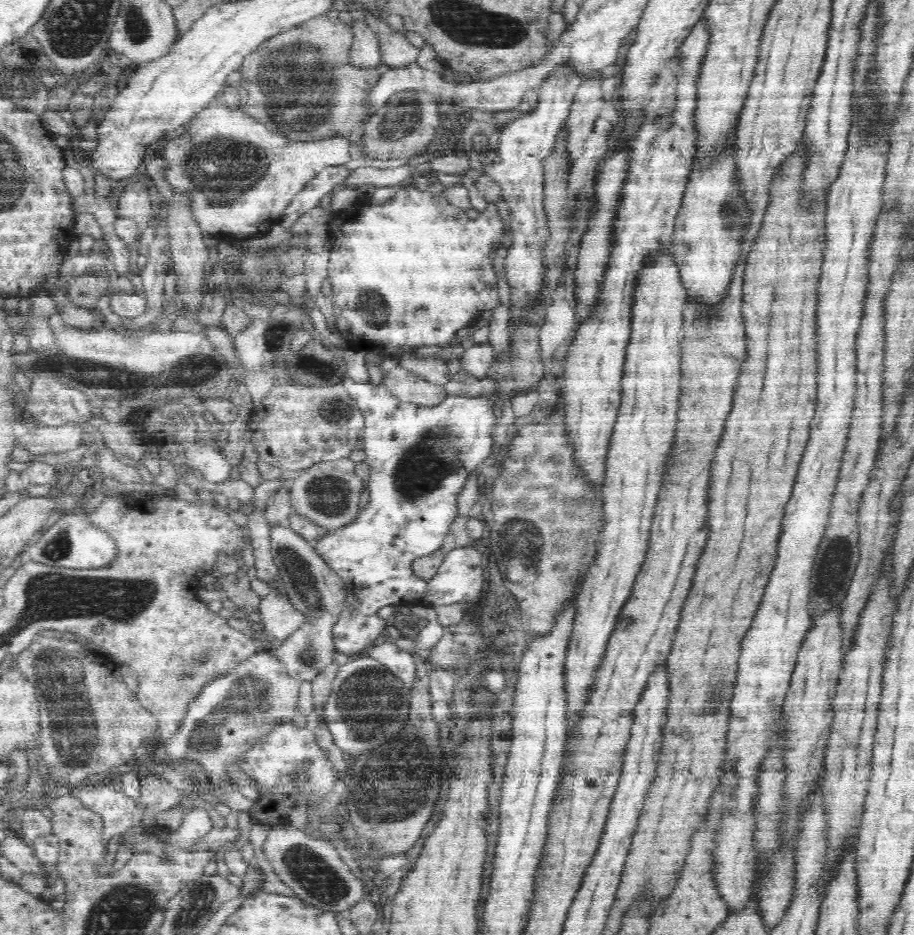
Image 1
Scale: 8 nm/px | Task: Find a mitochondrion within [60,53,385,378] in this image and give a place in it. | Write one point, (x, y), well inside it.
(224, 168)

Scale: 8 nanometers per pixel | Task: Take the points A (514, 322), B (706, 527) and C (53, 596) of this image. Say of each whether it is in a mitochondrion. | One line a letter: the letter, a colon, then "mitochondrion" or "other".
A: other
B: other
C: mitochondrion

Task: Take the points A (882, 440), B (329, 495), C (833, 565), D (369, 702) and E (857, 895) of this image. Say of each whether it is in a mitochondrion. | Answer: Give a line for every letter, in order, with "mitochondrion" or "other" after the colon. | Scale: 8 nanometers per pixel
A: other
B: mitochondrion
C: mitochondrion
D: mitochondrion
E: other

